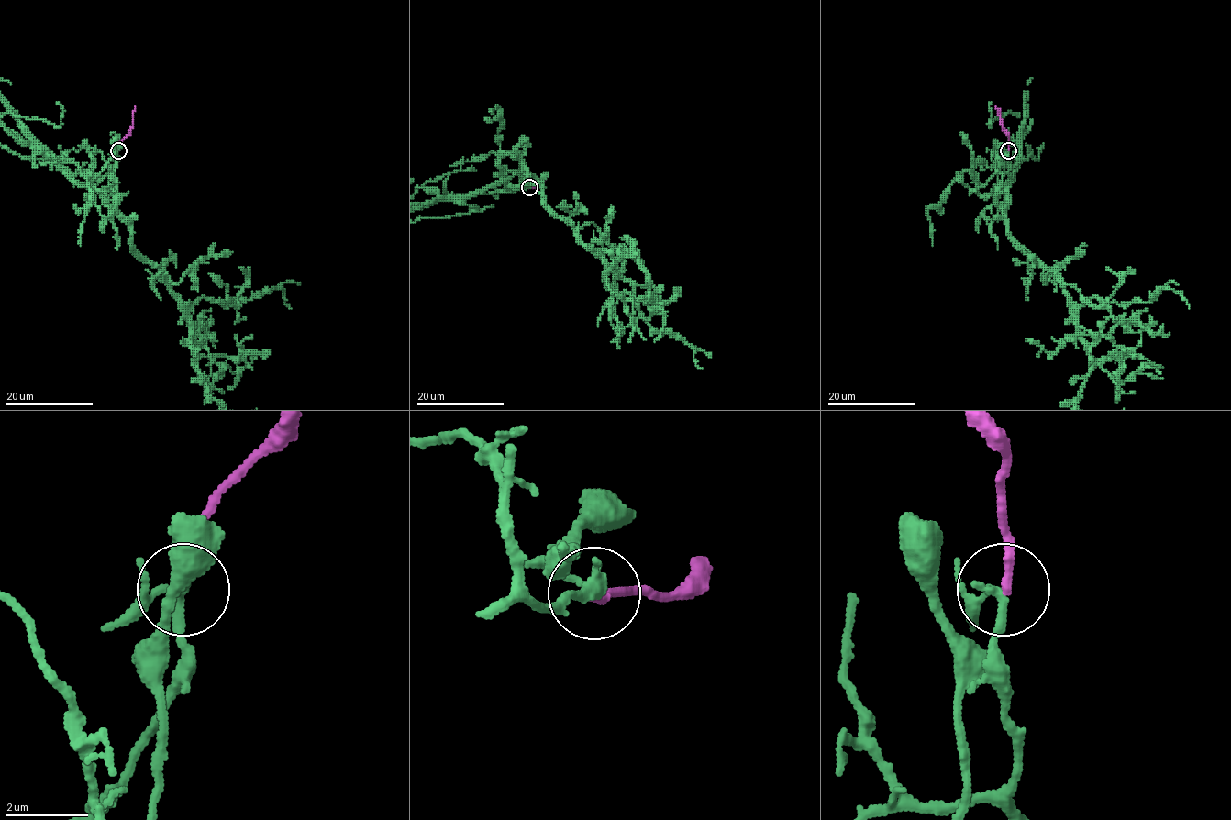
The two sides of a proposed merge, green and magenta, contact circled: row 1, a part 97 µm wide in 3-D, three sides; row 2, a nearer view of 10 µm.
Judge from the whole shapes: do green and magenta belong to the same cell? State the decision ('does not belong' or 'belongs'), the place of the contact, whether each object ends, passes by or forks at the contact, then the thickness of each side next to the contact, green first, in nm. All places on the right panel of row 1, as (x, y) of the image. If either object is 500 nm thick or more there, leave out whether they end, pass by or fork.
belongs; at (1008, 150); green passes by; magenta ends there; 200 nm thick on the green side, 240 nm on the other

